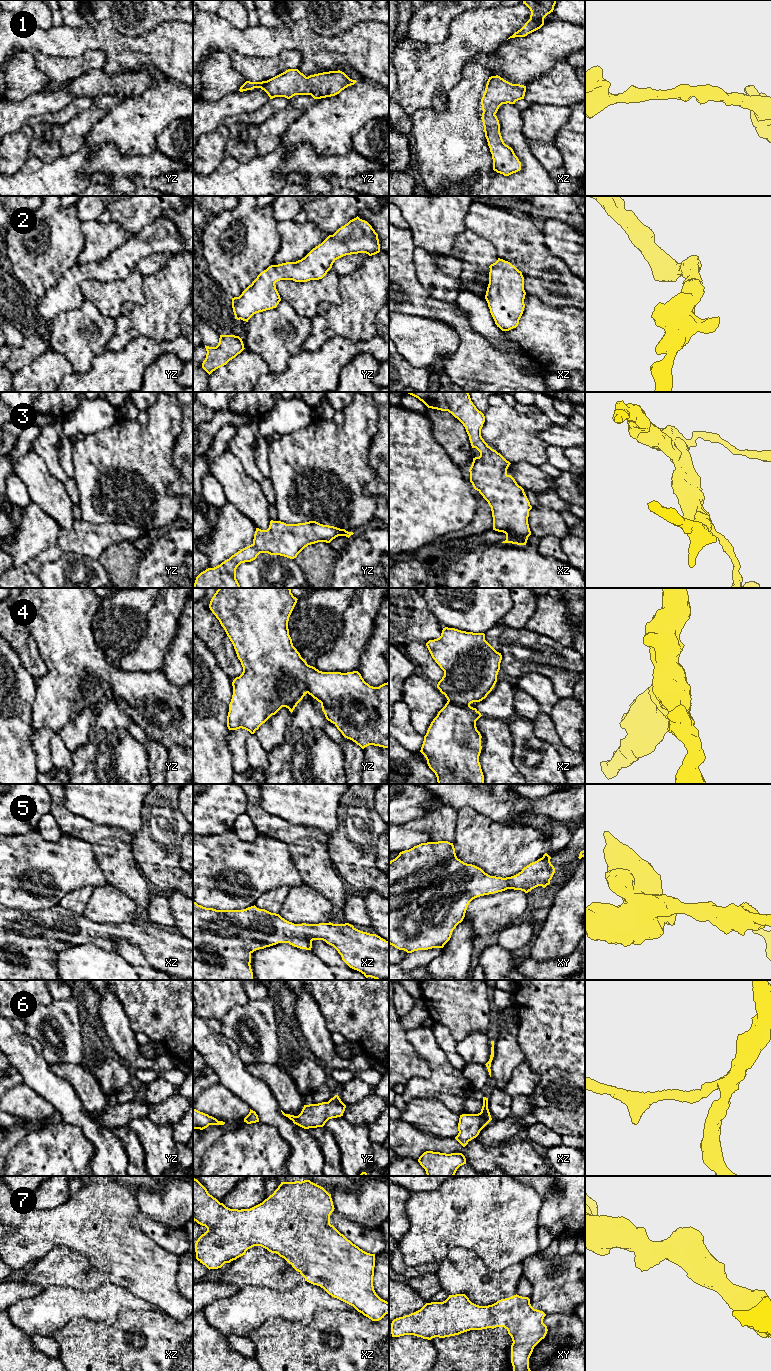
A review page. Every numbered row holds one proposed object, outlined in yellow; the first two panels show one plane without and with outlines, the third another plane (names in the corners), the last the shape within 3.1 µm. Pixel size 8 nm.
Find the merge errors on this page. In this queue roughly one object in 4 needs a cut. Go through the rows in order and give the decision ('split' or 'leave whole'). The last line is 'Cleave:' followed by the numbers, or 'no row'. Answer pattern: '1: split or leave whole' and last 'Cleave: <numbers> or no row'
1: leave whole
2: leave whole
3: leave whole
4: leave whole
5: leave whole
6: leave whole
7: leave whole
Cleave: no row

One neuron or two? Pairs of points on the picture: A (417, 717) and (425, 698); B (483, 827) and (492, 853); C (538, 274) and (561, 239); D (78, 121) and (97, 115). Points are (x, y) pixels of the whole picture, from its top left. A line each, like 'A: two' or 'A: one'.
A: one
B: one
C: two
D: one

